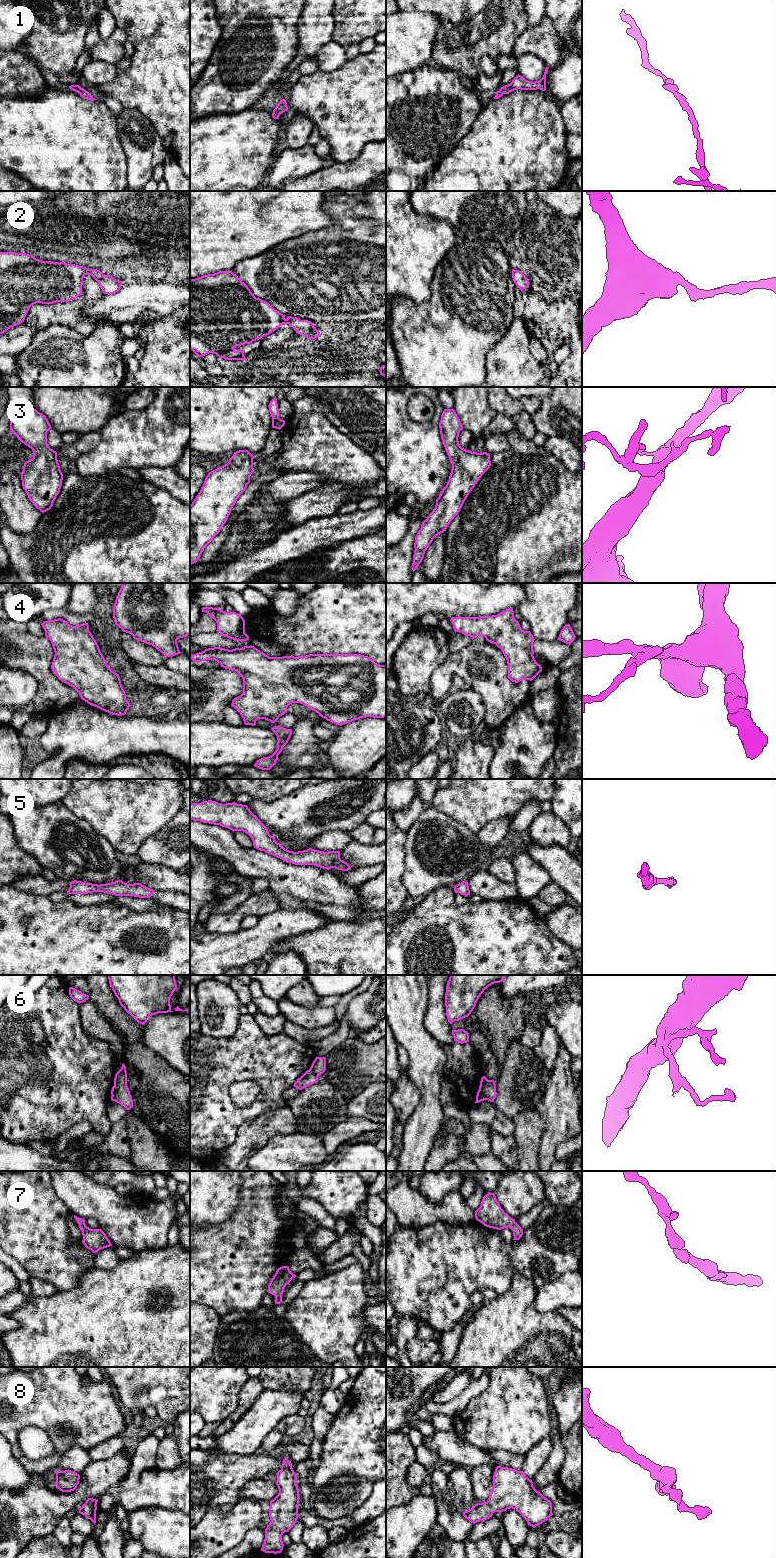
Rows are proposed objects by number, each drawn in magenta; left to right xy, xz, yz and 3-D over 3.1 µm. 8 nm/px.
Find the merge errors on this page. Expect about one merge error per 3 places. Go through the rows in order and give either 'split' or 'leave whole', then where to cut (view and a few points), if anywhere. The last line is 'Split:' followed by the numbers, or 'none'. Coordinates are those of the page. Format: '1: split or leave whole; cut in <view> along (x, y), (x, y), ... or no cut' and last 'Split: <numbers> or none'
1: leave whole; no cut
2: leave whole; no cut
3: leave whole; no cut
4: leave whole; no cut
5: leave whole; no cut
6: split; cut in yz along (487, 1079), (482, 1085), (482, 1093), (485, 1099)
7: leave whole; no cut
8: leave whole; no cut
Split: 6

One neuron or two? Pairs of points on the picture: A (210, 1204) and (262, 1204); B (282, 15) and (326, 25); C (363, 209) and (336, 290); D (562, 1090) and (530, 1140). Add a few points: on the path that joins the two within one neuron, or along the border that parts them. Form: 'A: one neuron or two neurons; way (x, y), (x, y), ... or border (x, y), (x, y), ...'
A: two neurons; border (241, 1181), (238, 1207), (223, 1222)
B: two neurons; border (302, 10), (298, 20), (299, 43)
C: one neuron; way (363, 229), (362, 261), (353, 270)
D: two neurons; border (543, 1109), (545, 1124), (540, 1141)

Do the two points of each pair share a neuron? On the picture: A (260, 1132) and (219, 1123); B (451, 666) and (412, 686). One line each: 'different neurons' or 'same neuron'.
A: different neurons
B: different neurons

